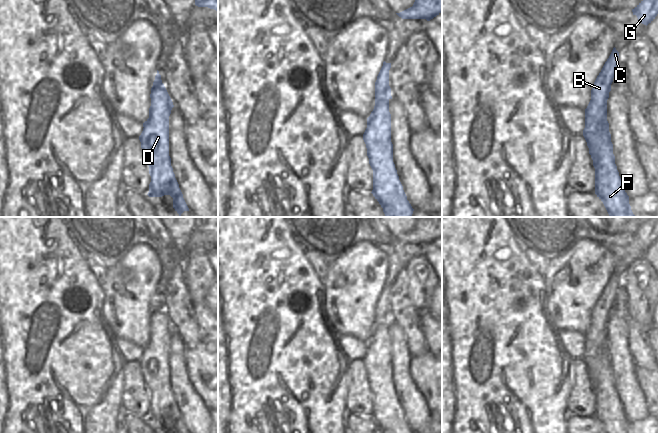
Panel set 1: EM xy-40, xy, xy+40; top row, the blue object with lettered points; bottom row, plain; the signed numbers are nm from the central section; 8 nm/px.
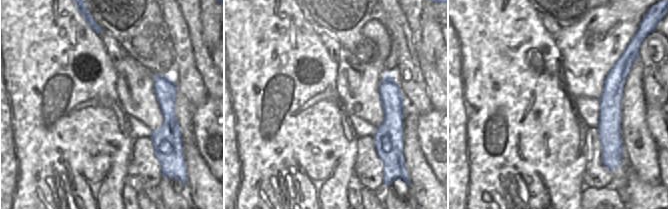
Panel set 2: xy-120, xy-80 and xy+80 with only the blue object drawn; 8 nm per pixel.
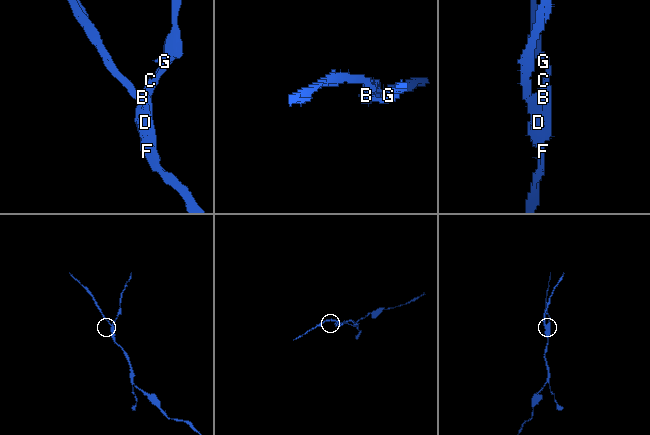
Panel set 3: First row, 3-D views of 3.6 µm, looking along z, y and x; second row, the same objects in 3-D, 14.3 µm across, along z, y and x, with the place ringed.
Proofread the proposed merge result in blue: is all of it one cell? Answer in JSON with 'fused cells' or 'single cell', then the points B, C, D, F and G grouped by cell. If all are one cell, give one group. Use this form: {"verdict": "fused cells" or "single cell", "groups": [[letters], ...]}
{"verdict": "fused cells", "groups": [["B", "C", "G"], ["D", "F"]]}

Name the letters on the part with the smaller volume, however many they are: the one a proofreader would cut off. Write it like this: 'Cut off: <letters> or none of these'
Cut off: B, C, G

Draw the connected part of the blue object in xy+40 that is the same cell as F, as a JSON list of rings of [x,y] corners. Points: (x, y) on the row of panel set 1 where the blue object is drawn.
[[[608,122],[597,130],[597,146],[591,158],[595,168],[595,194],[603,202],[609,216],[635,217],[615,164]]]

